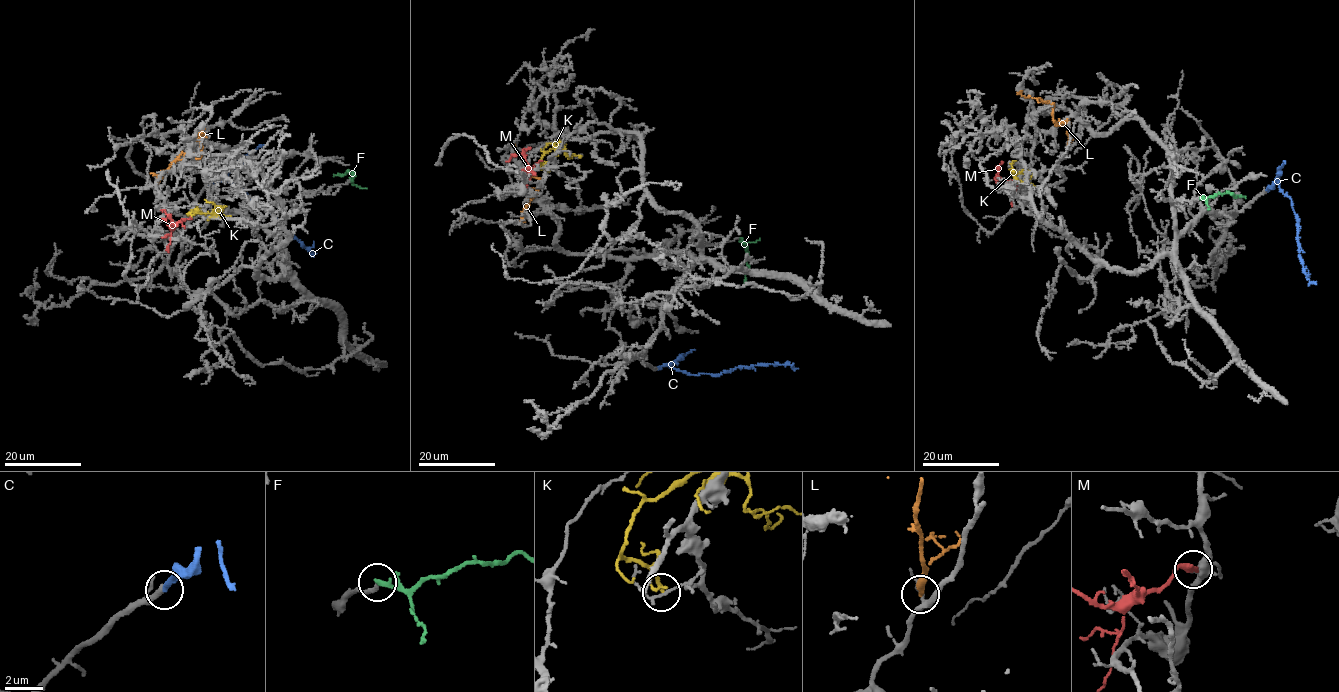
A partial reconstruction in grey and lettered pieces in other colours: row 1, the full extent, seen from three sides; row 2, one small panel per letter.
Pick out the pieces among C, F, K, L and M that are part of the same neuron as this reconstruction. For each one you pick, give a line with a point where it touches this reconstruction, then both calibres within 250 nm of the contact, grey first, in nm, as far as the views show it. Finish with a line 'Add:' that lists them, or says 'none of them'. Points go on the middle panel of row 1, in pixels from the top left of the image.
C: meets grey at (657, 369); 300 nm thick on the grey side, 280 nm on the other
Add: C

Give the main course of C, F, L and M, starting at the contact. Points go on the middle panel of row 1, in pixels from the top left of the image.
C: (657, 369), (671, 364), (691, 374), (715, 375), (756, 364), (788, 364), (797, 369)
F: (738, 237), (747, 252), (744, 286)
L: (521, 220), (539, 182), (526, 174), (524, 160), (514, 145)
M: (524, 187), (528, 165), (524, 155), (515, 154), (506, 162)

